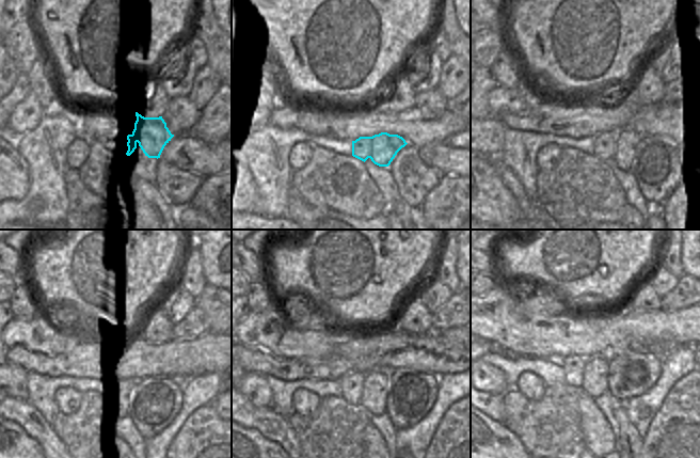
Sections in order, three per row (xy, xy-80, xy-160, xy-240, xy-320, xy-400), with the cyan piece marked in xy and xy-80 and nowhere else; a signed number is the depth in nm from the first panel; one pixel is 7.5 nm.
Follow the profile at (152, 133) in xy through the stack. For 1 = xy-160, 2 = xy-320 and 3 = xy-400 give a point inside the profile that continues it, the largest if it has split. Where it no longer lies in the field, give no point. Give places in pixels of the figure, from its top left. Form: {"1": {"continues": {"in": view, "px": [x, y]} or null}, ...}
{"1": {"continues": {"in": "xy-160", "px": [620, 147]}}, "2": {"continues": {"in": "xy-320", "px": [351, 383]}}, "3": {"continues": {"in": "xy-400", "px": [589, 378]}}}

